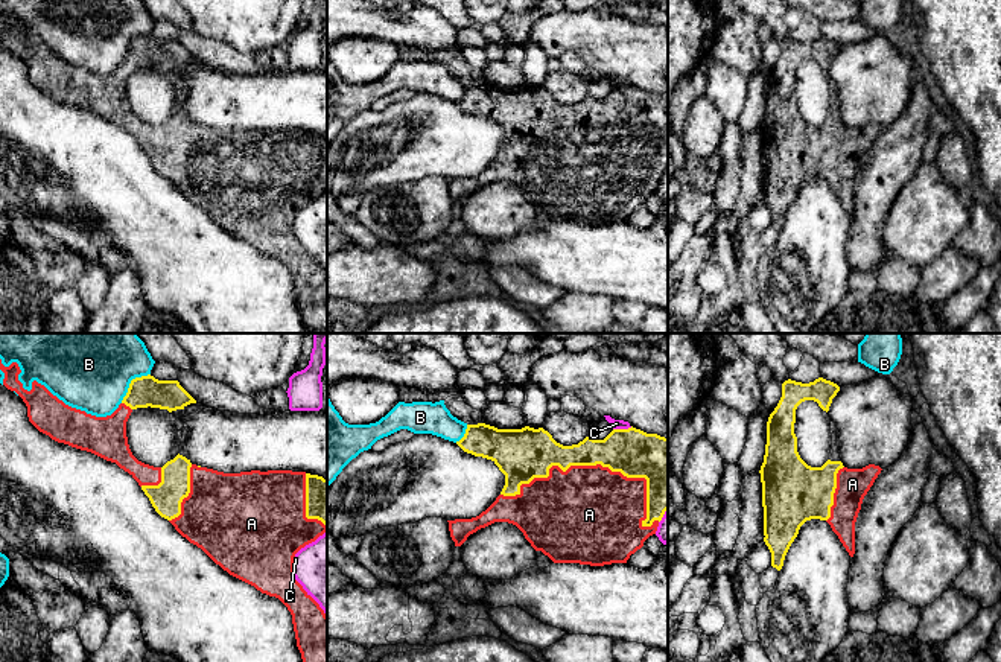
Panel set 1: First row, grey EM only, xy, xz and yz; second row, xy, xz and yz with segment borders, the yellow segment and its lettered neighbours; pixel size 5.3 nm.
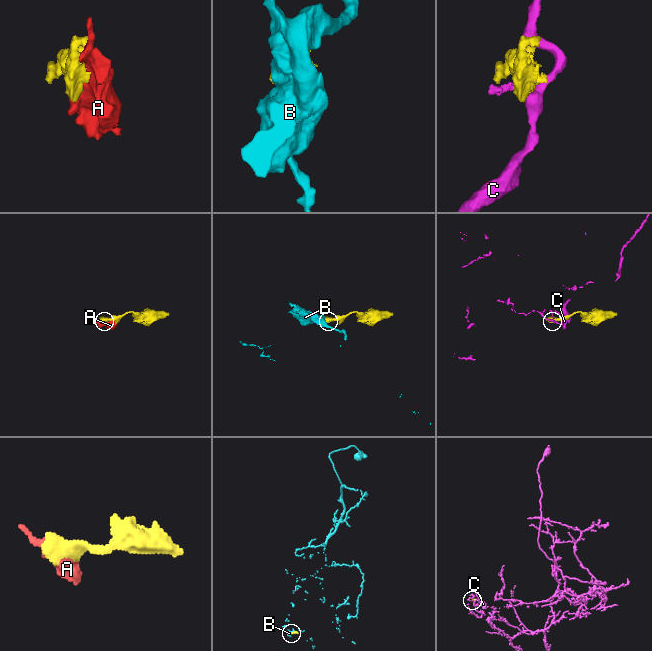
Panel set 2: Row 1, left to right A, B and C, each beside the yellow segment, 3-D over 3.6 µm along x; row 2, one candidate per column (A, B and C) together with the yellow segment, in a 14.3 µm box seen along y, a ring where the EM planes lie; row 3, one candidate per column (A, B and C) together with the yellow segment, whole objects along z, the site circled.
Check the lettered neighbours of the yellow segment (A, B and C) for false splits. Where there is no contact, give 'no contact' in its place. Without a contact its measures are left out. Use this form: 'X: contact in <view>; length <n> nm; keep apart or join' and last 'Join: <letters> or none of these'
A: contact in xz; length 850 nm; join
B: contact in xy; length 220 nm; keep apart
C: contact in xz; length 110 nm; keep apart
Join: A

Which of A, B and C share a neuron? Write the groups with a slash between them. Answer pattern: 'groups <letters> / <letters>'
groups A / B / C

